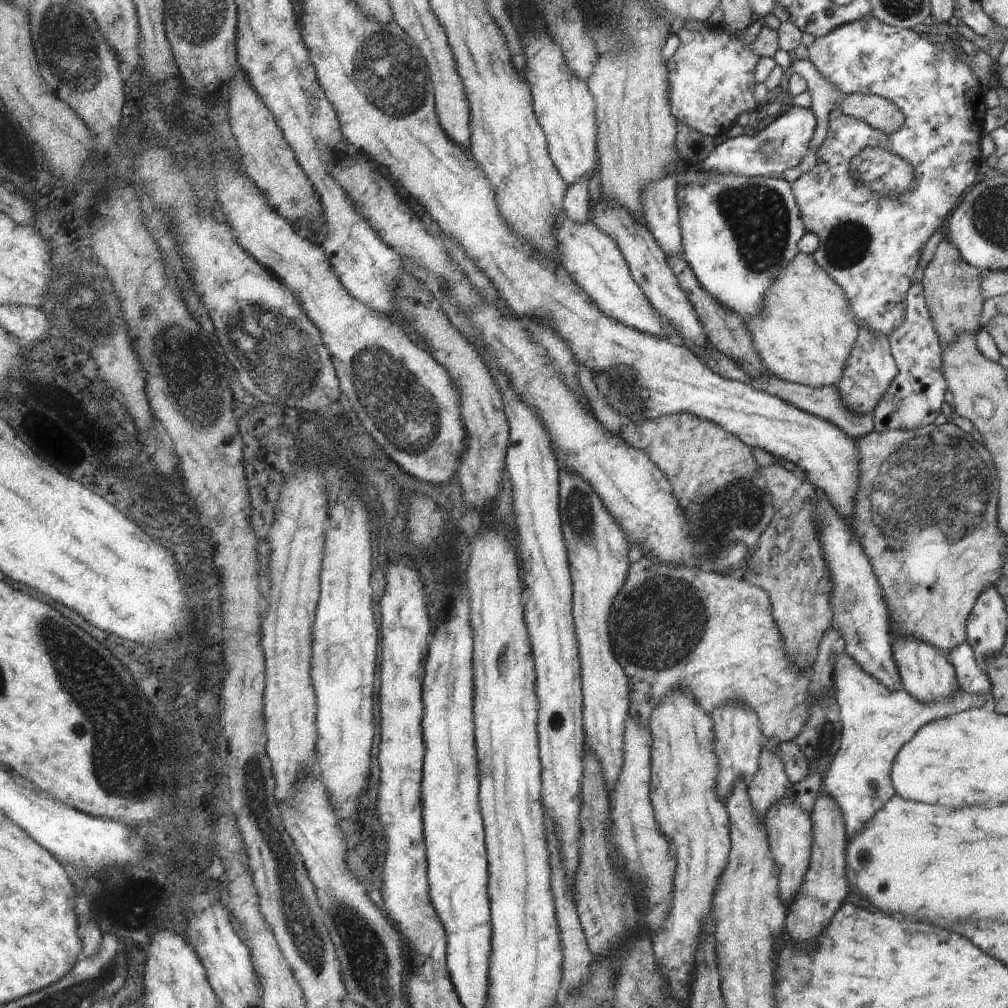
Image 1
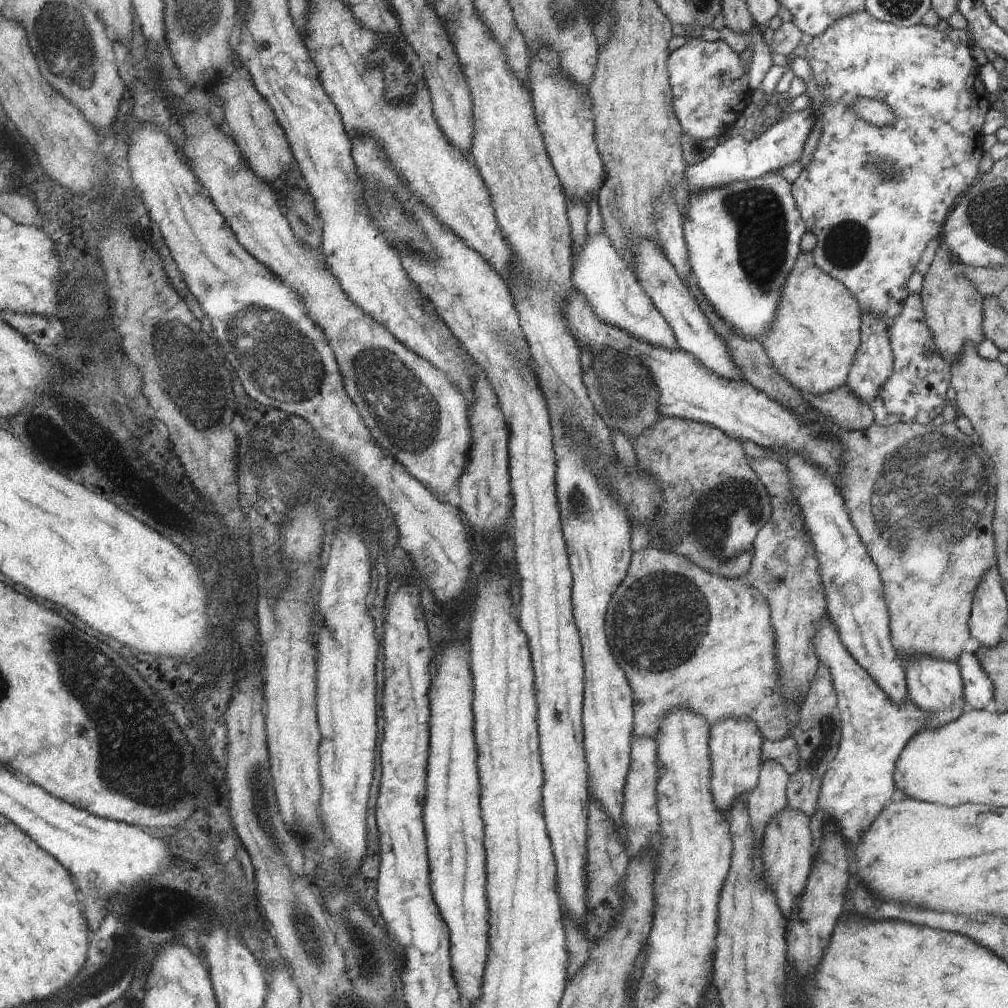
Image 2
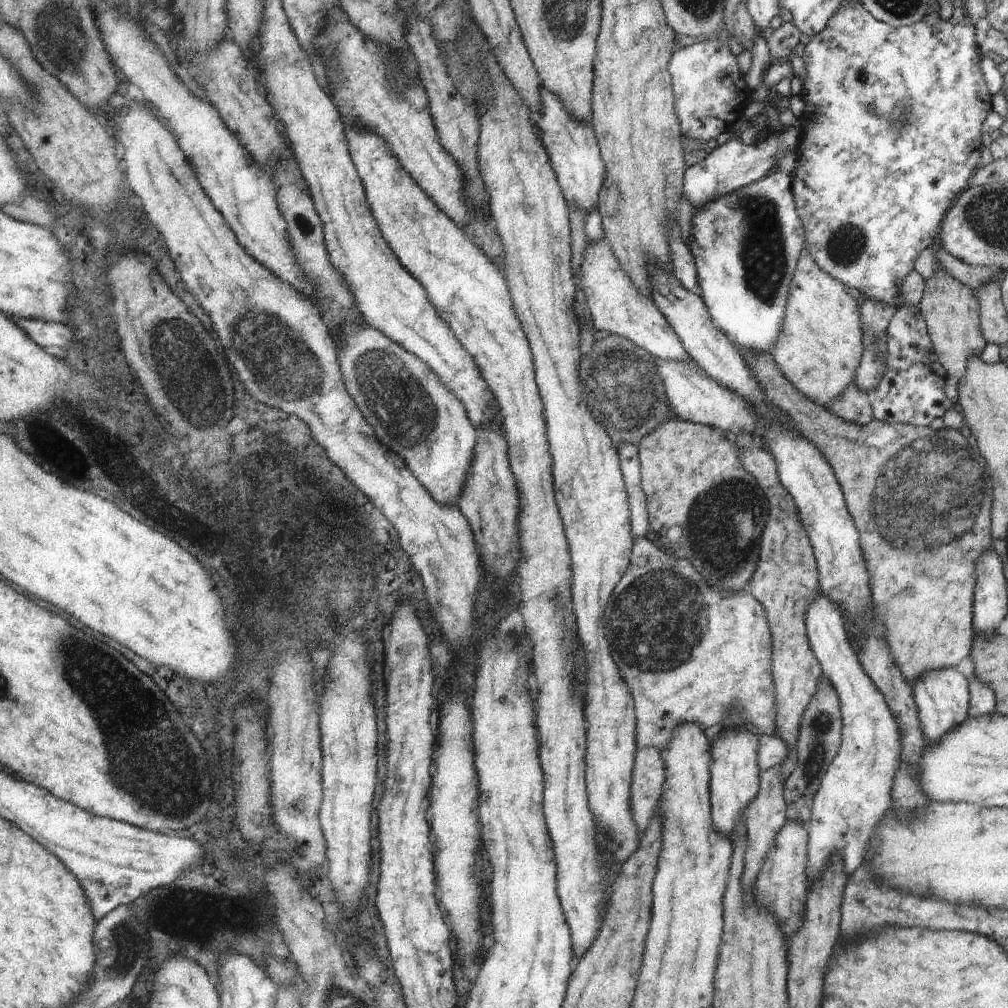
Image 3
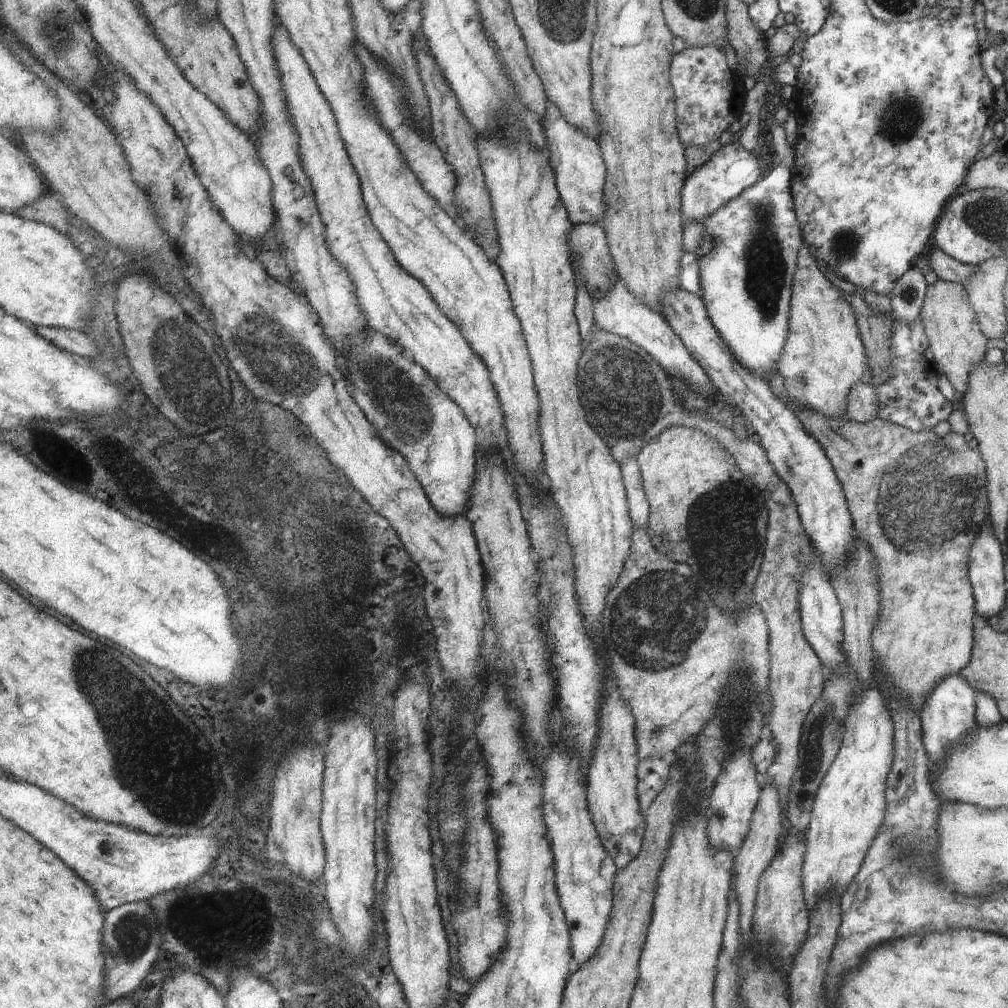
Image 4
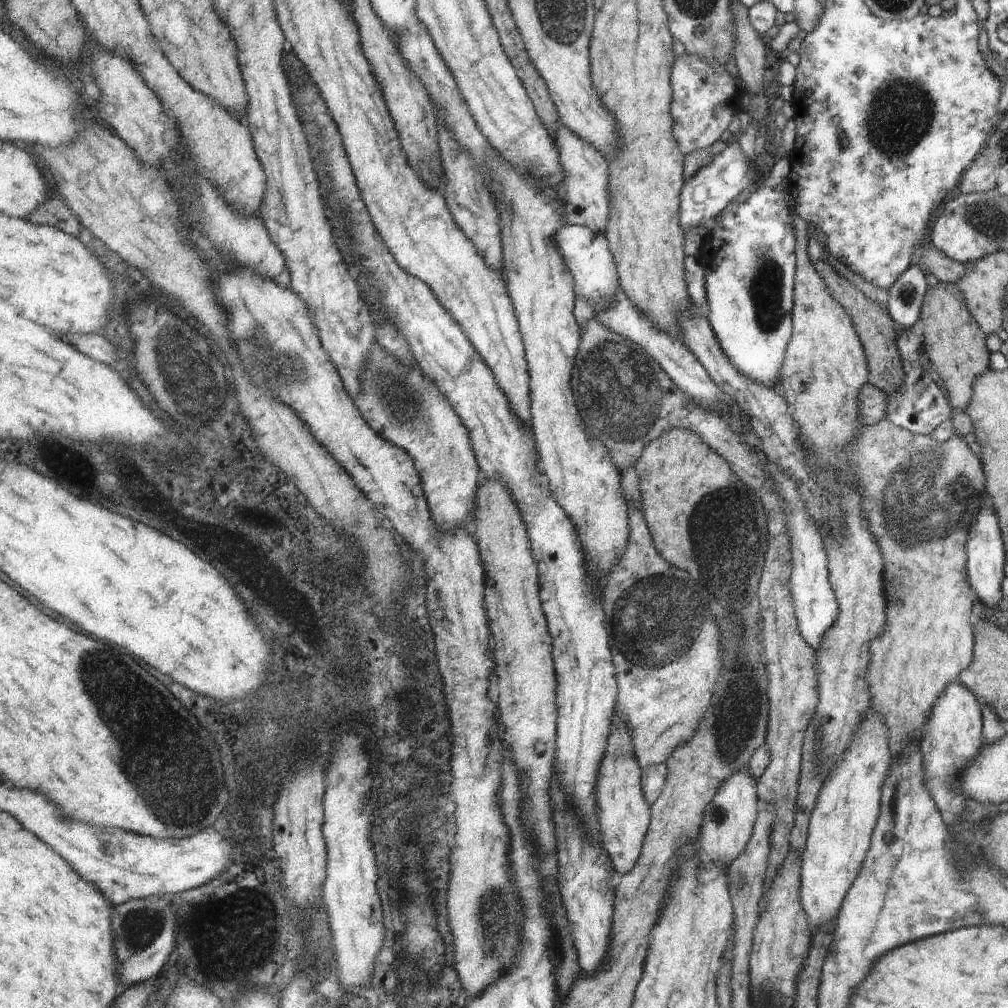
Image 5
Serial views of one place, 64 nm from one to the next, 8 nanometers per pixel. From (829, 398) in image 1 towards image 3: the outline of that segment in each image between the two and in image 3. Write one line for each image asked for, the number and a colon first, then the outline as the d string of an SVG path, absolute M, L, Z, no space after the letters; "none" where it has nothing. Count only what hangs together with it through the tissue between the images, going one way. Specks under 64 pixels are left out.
2: M847 384L841 386L839 390L827 392L823 396L813 396L813 394L803 394L803 400L807 406L819 414L823 414L829 422L843 426L845 430L857 432L869 428L873 420L873 412L869 404L859 400Z
3: M849 384L841 396L827 408L827 412L857 424L857 426L867 426L873 420L873 408L869 404L869 392L863 392L855 384Z

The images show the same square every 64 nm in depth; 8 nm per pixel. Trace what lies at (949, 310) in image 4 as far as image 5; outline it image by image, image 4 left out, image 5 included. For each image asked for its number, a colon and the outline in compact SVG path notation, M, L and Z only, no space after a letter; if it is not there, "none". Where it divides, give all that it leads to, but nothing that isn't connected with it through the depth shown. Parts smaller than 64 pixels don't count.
5: M939 284L923 294L917 330L921 332L921 352L943 380L951 410L963 410L967 414L973 382L989 368L989 352L985 348L985 332L981 332L953 284Z

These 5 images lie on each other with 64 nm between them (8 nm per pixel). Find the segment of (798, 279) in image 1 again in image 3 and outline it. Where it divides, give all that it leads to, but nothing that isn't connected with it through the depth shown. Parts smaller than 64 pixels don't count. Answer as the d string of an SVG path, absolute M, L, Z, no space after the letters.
M807 246L799 252L785 314L781 340L777 340L771 356L797 392L827 410L855 380L863 354L863 330L857 302L813 262Z

